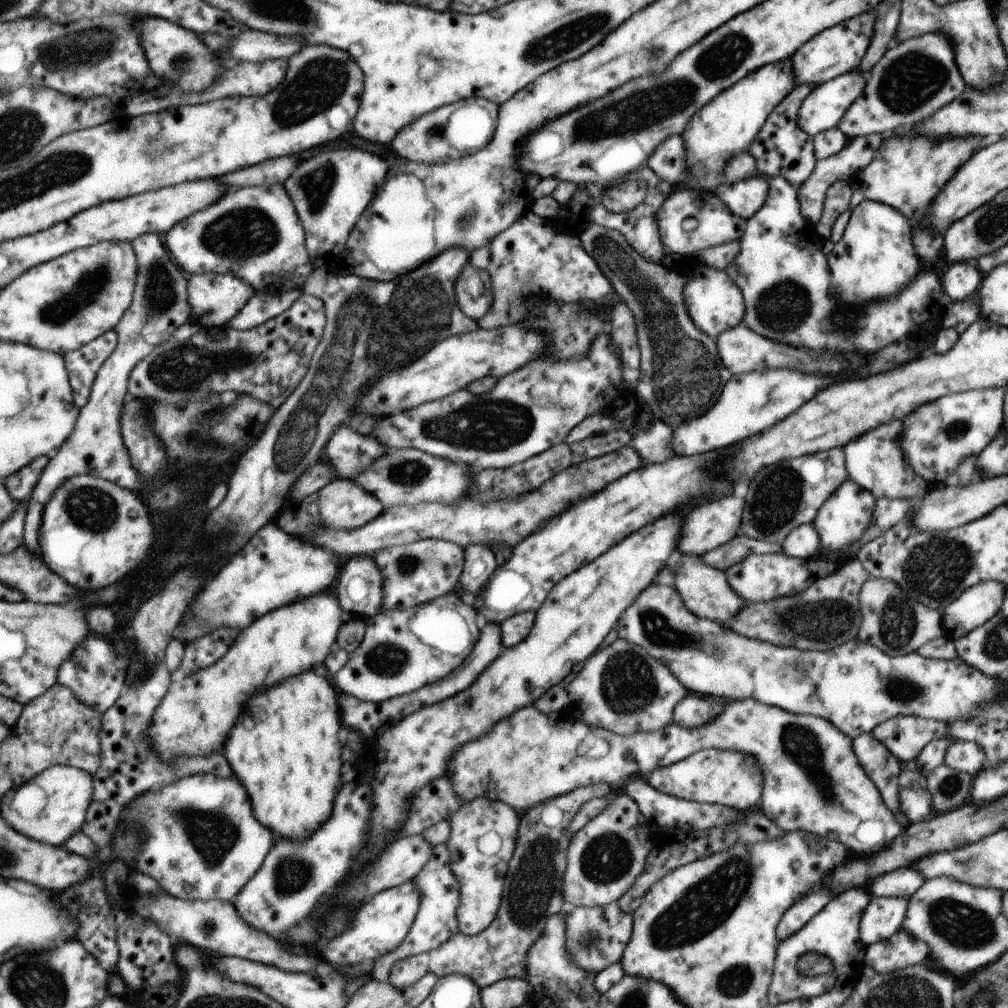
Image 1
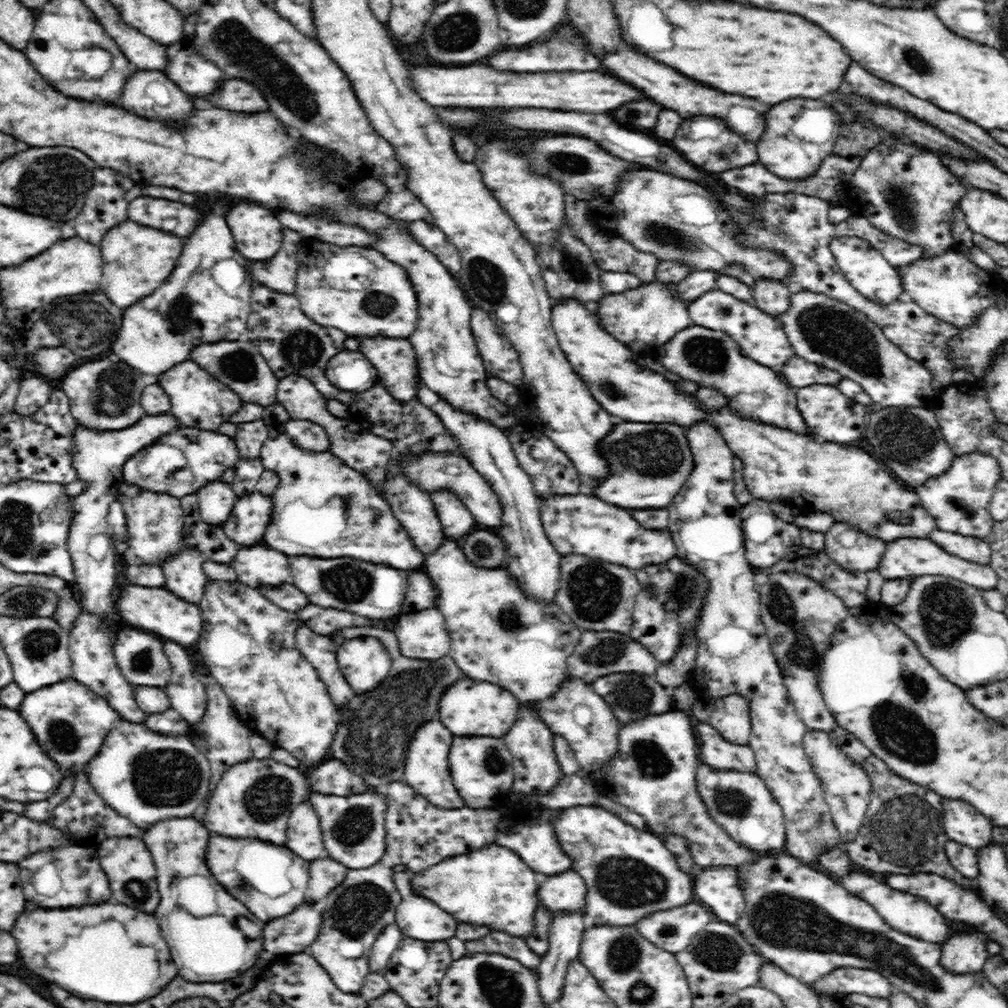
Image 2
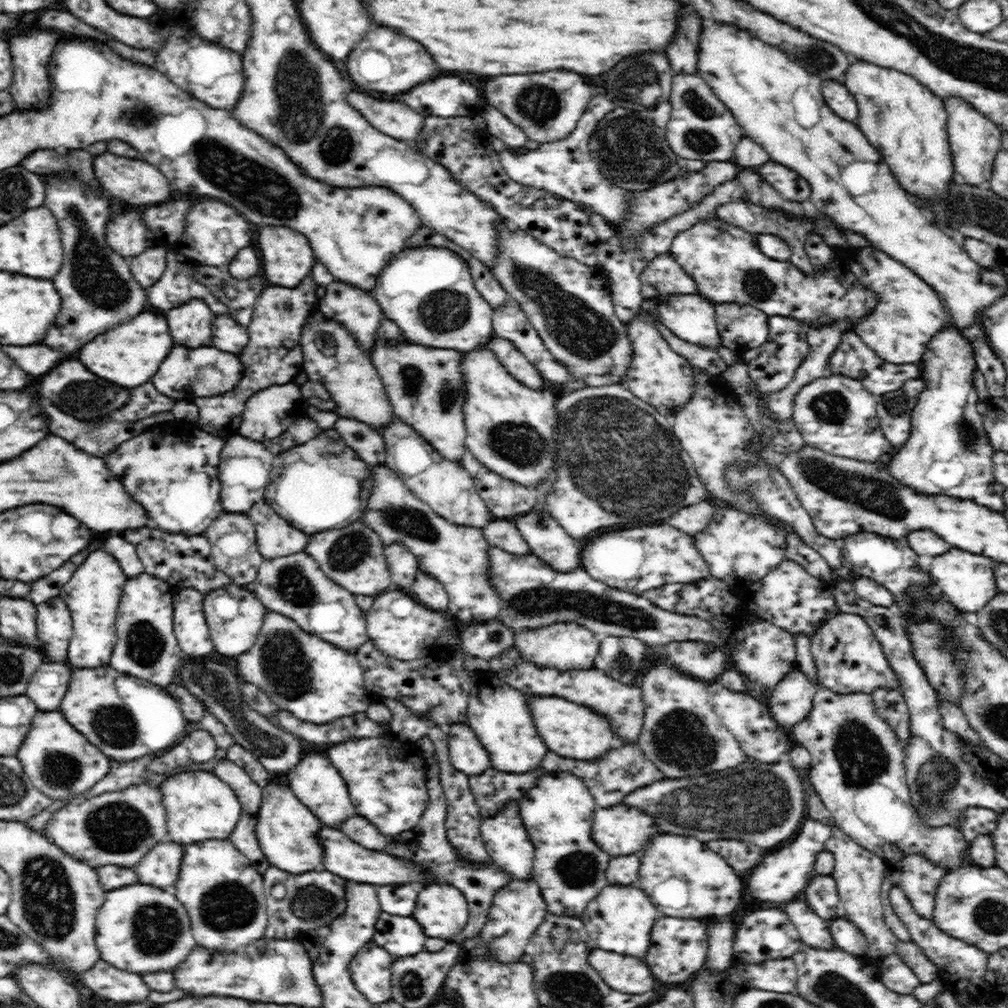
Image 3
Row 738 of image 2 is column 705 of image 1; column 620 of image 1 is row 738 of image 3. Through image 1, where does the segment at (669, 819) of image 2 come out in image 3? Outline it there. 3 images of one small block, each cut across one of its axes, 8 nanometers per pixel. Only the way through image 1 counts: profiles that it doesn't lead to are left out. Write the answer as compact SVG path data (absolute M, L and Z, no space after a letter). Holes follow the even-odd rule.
M512 647L500 653L500 656L489 661L490 670L499 674L502 680L516 690L538 694L538 696L562 696L570 702L584 704L586 708L595 709L597 713L605 714L618 731L618 738L628 742L636 742L644 724L644 701L640 687L622 684L612 679L600 669L569 669L560 672L555 668L538 668L533 661L525 661L520 656L519 649Z

